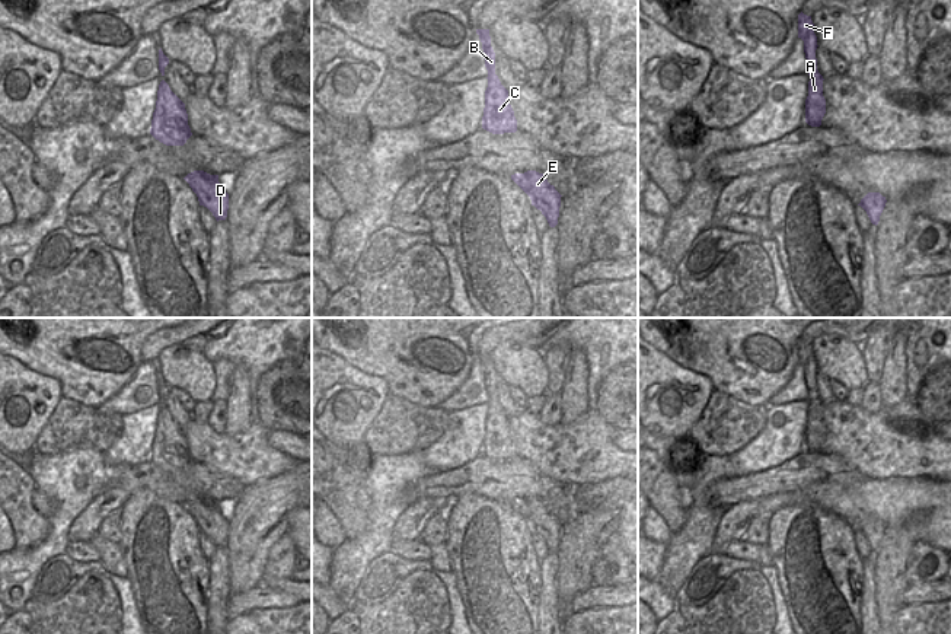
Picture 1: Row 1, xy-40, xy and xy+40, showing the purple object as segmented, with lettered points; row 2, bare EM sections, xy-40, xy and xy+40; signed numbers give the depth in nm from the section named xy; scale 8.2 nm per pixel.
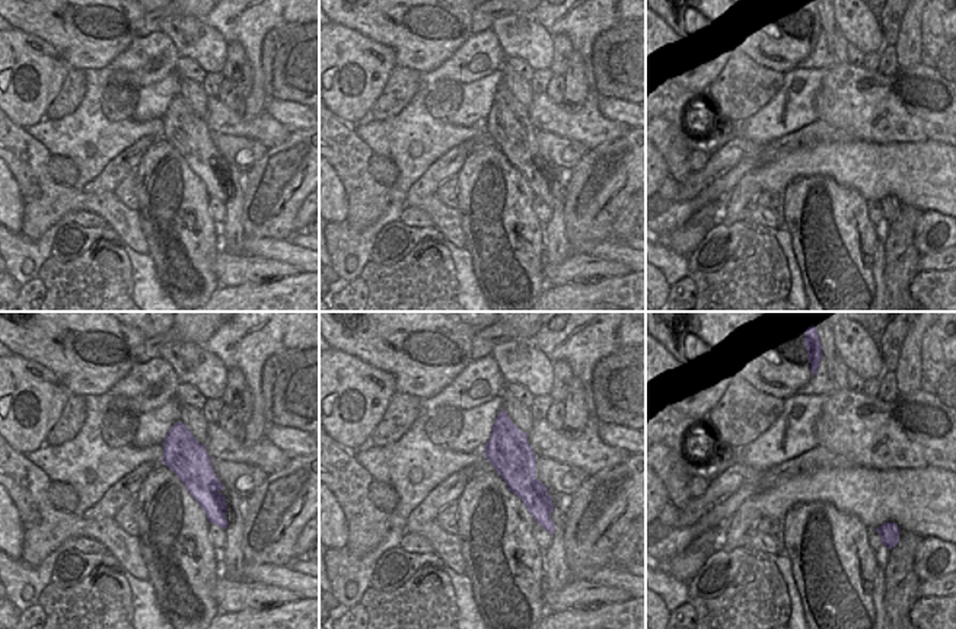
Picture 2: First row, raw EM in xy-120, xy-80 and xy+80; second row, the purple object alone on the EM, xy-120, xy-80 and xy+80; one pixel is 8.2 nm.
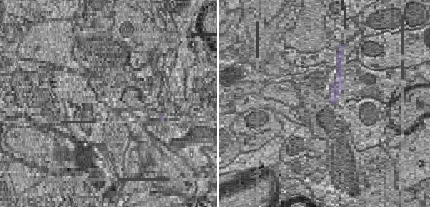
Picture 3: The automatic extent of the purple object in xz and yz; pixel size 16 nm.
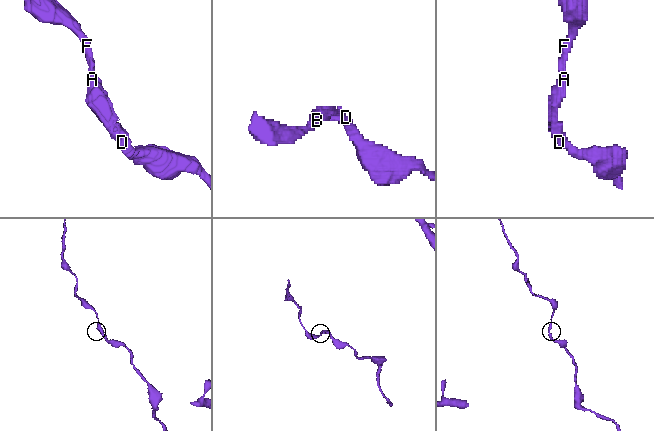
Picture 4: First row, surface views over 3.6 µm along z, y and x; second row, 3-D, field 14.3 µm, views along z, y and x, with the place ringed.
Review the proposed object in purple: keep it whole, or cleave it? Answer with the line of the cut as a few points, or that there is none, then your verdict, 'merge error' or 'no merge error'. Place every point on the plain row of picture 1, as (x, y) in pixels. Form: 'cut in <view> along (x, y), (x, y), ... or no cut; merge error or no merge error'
no cut; no merge error

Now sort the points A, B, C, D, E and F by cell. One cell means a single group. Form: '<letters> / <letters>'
A B C D E F

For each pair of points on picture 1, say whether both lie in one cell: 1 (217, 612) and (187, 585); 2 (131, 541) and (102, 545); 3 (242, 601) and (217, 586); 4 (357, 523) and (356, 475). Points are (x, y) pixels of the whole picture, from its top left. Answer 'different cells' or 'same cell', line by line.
1: different cells
2: different cells
3: different cells
4: same cell

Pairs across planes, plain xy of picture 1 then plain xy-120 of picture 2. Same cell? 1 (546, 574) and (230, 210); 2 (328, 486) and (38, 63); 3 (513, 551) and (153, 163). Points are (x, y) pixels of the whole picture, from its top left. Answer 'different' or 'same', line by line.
1: same
2: different
3: same

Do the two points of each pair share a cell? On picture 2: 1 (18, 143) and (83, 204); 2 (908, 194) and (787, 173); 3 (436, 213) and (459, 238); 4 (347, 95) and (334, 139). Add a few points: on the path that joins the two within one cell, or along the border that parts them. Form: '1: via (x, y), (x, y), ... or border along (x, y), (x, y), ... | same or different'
1: via (28, 162), (29, 168), (60, 198), (64, 198) | same
2: via (878, 171), (854, 163), (818, 163) | same
3: via (442, 219), (453, 232) | same
4: border along (334, 115), (353, 127) | different

